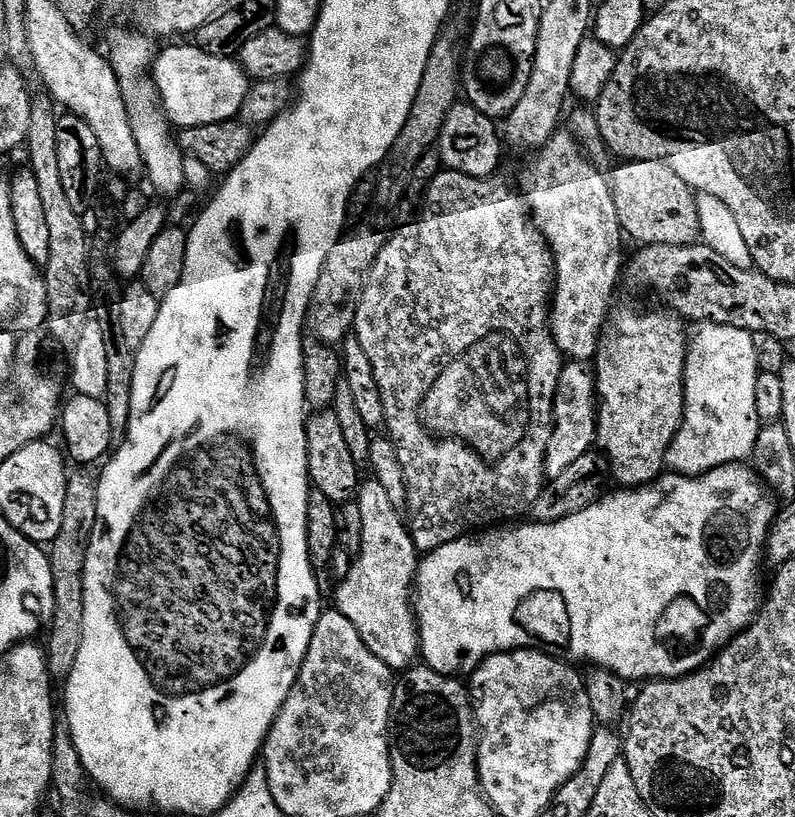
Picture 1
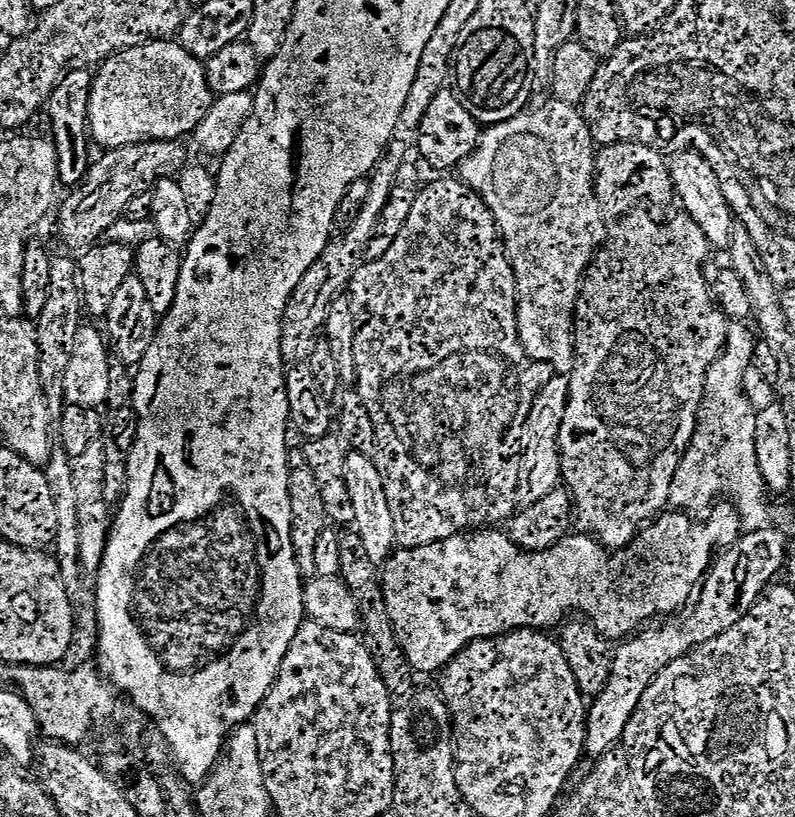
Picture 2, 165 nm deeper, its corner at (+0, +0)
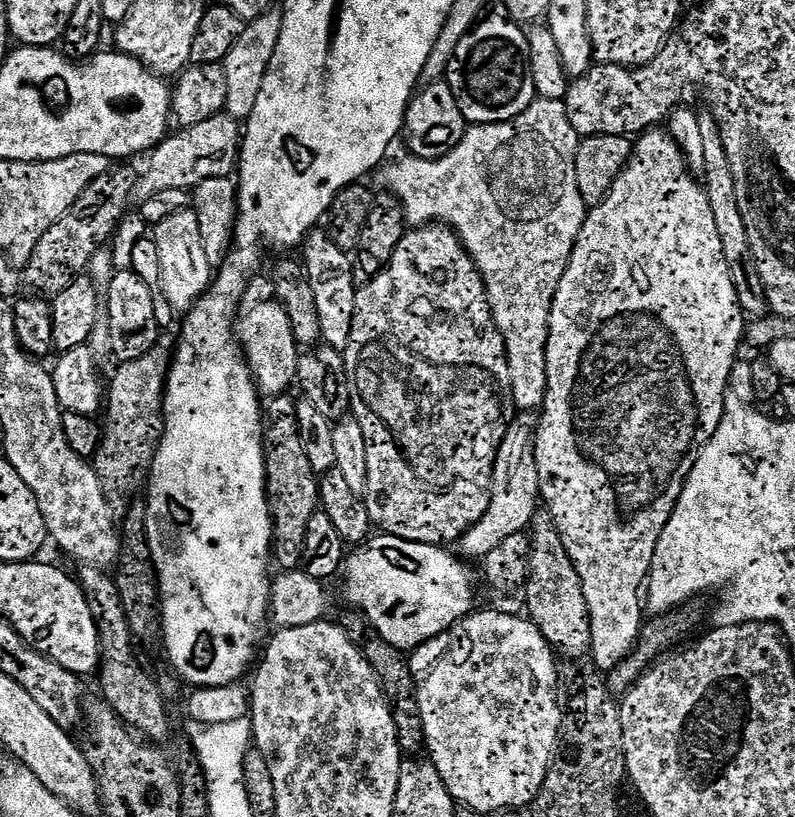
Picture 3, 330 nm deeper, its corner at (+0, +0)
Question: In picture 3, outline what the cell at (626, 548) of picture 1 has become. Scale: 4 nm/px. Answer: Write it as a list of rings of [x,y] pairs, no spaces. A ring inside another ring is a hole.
[[[376,534],[357,552],[360,552],[357,556],[349,555],[346,560],[346,571],[343,573],[344,596],[350,603],[360,607],[357,609],[371,622],[374,630],[378,630],[378,634],[382,634],[382,638],[390,642],[390,646],[399,648],[405,654],[411,653],[421,648],[426,641],[453,628],[465,616],[472,615],[472,603],[476,600],[476,584],[472,581],[472,572],[459,555],[451,556],[447,547]]]

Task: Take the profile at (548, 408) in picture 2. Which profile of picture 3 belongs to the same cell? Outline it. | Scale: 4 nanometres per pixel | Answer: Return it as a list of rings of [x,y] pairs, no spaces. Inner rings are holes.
[[[530,412],[516,414],[505,427],[504,441],[501,442],[496,455],[496,469],[492,471],[490,506],[484,517],[466,535],[460,537],[458,552],[461,557],[469,561],[483,561],[484,556],[490,554],[490,550],[494,550],[501,542],[506,542],[506,538],[510,538],[512,534],[524,532],[531,525],[542,504],[534,447],[534,433],[537,427],[537,417]]]

